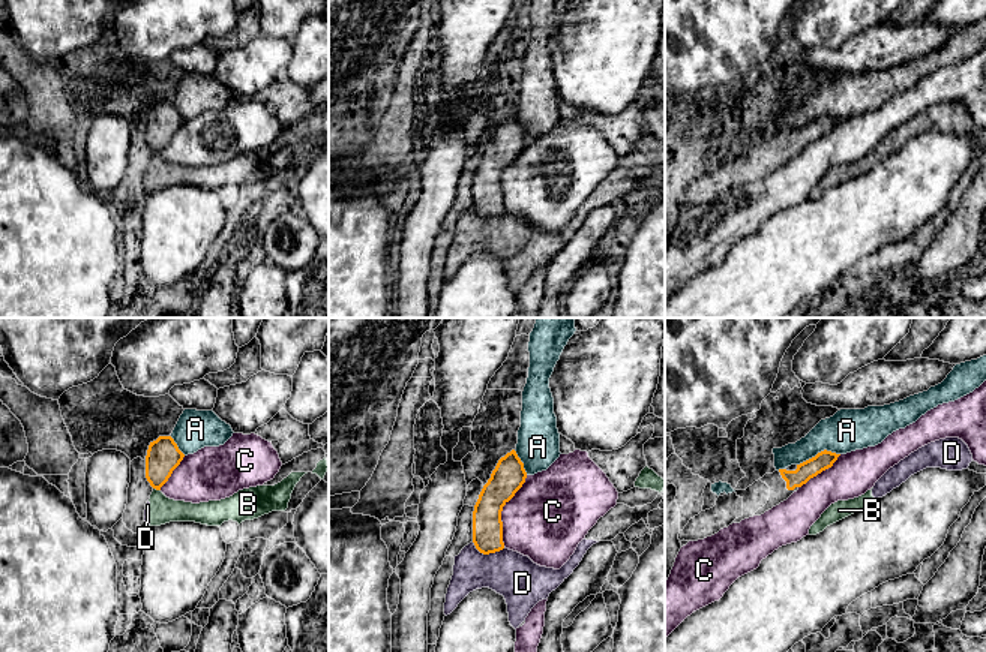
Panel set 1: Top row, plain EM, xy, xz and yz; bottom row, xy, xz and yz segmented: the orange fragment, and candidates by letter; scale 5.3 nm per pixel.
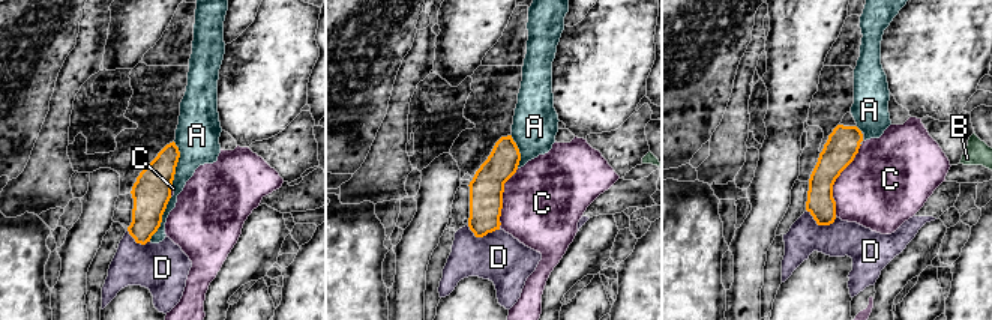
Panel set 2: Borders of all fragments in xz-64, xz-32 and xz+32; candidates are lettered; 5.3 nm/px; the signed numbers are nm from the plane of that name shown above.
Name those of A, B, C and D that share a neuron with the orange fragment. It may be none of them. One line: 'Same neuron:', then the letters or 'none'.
Same neuron: none

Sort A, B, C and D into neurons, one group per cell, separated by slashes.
A / B D / C

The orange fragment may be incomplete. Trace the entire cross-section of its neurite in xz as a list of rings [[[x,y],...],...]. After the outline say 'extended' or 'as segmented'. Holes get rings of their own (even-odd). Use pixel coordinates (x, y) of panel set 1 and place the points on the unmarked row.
[[[515,114],[498,124],[473,175],[473,207],[480,217],[489,219],[504,213],[501,175],[525,142],[524,127]]]; as segmented

